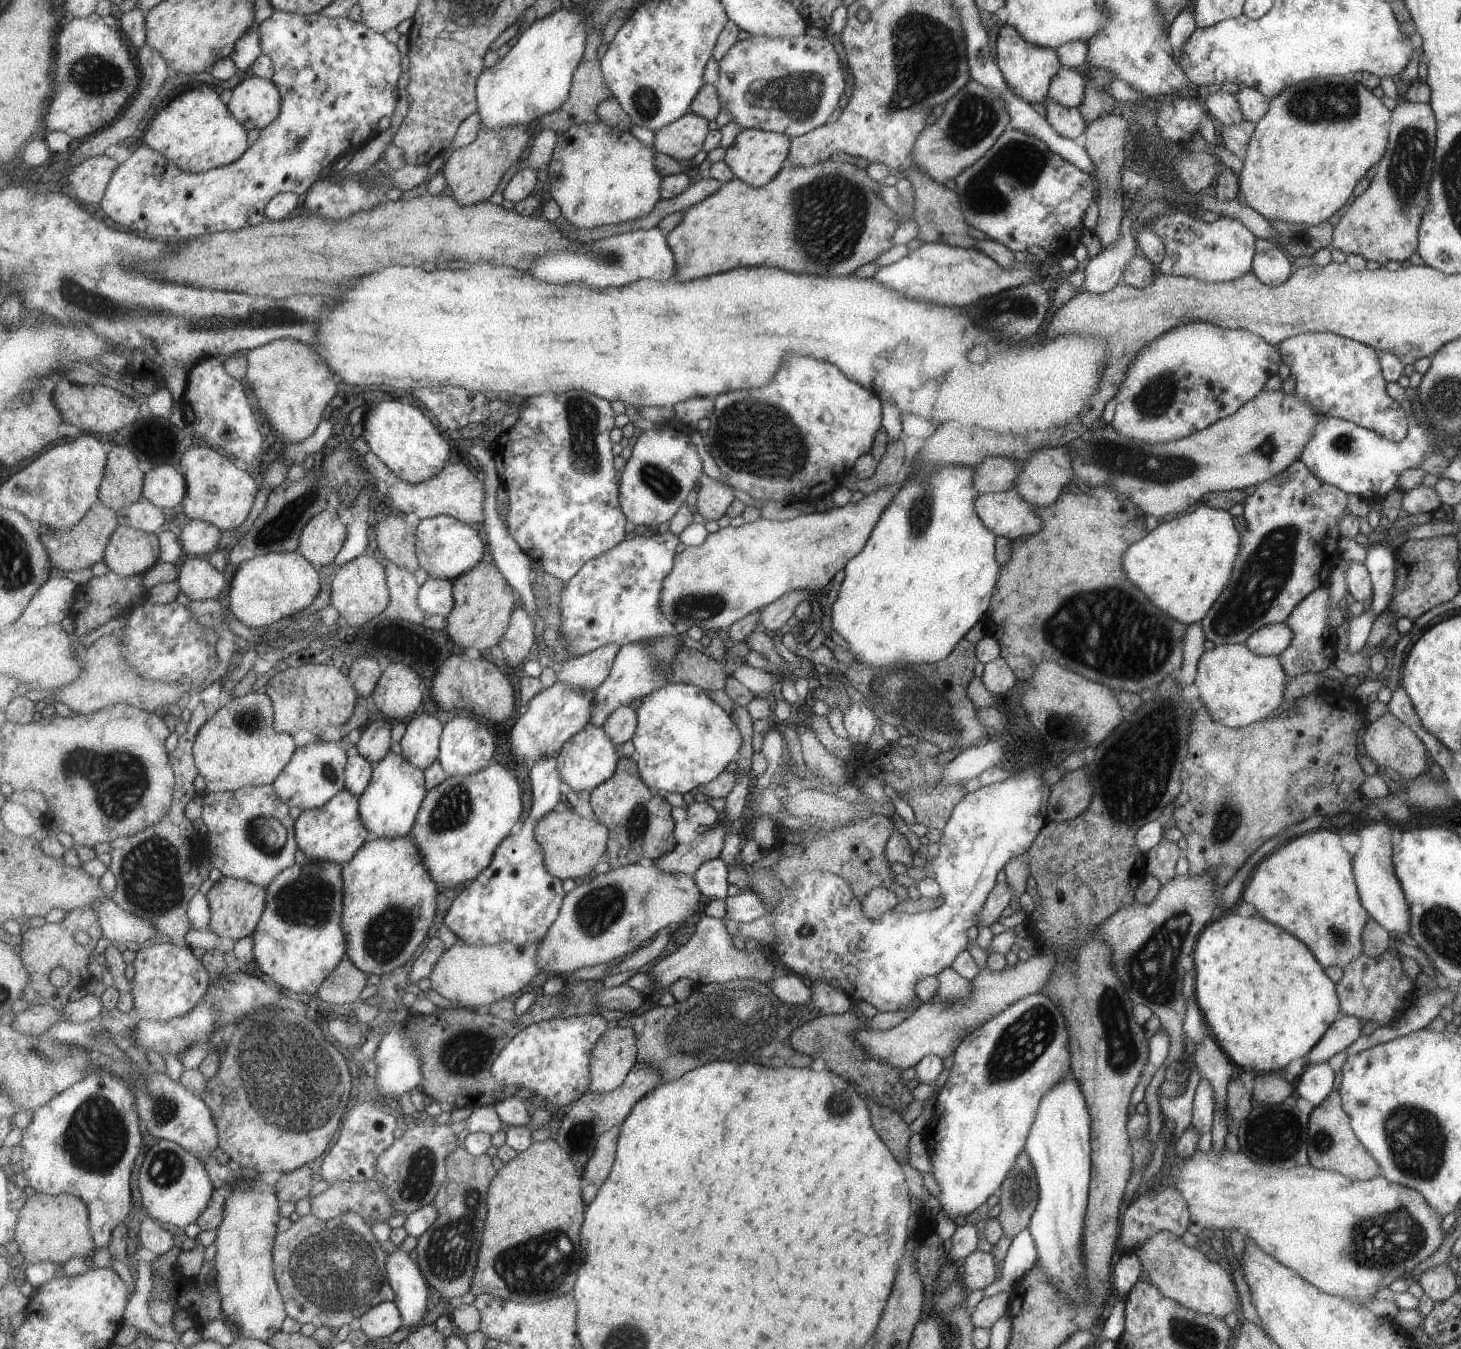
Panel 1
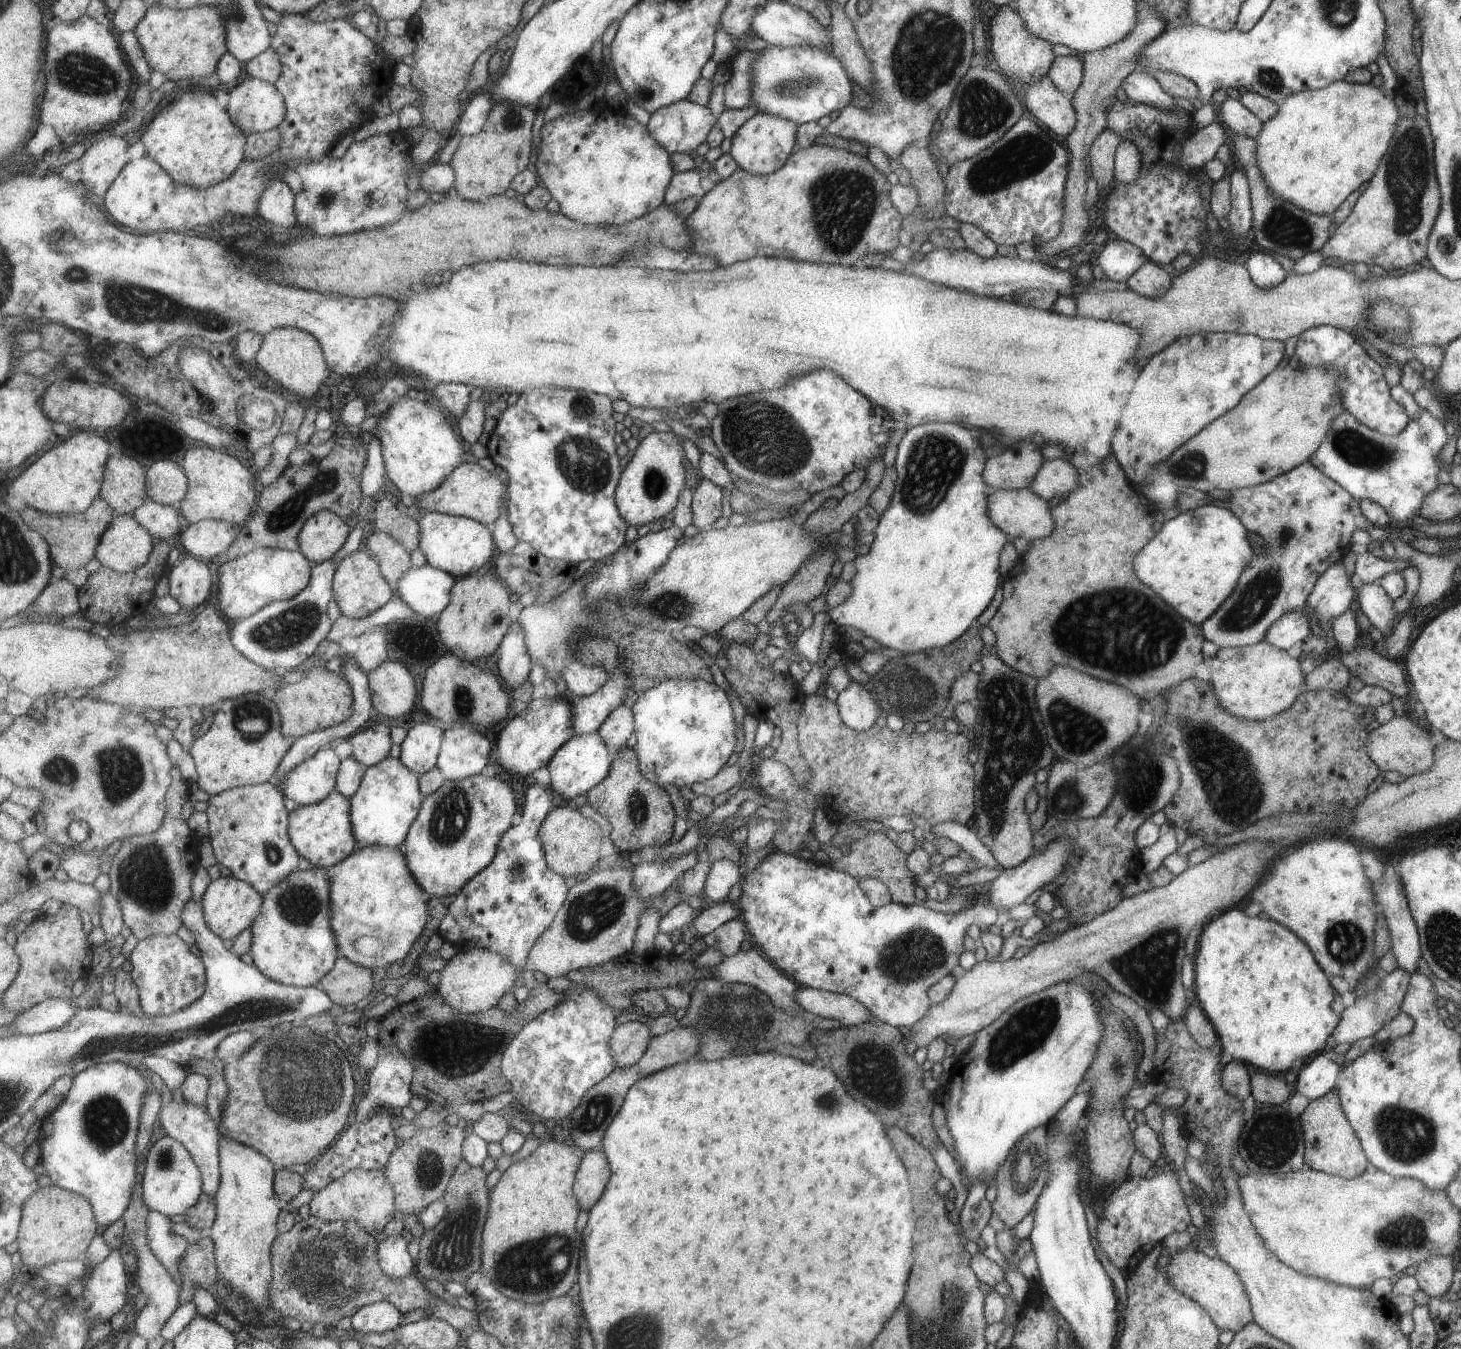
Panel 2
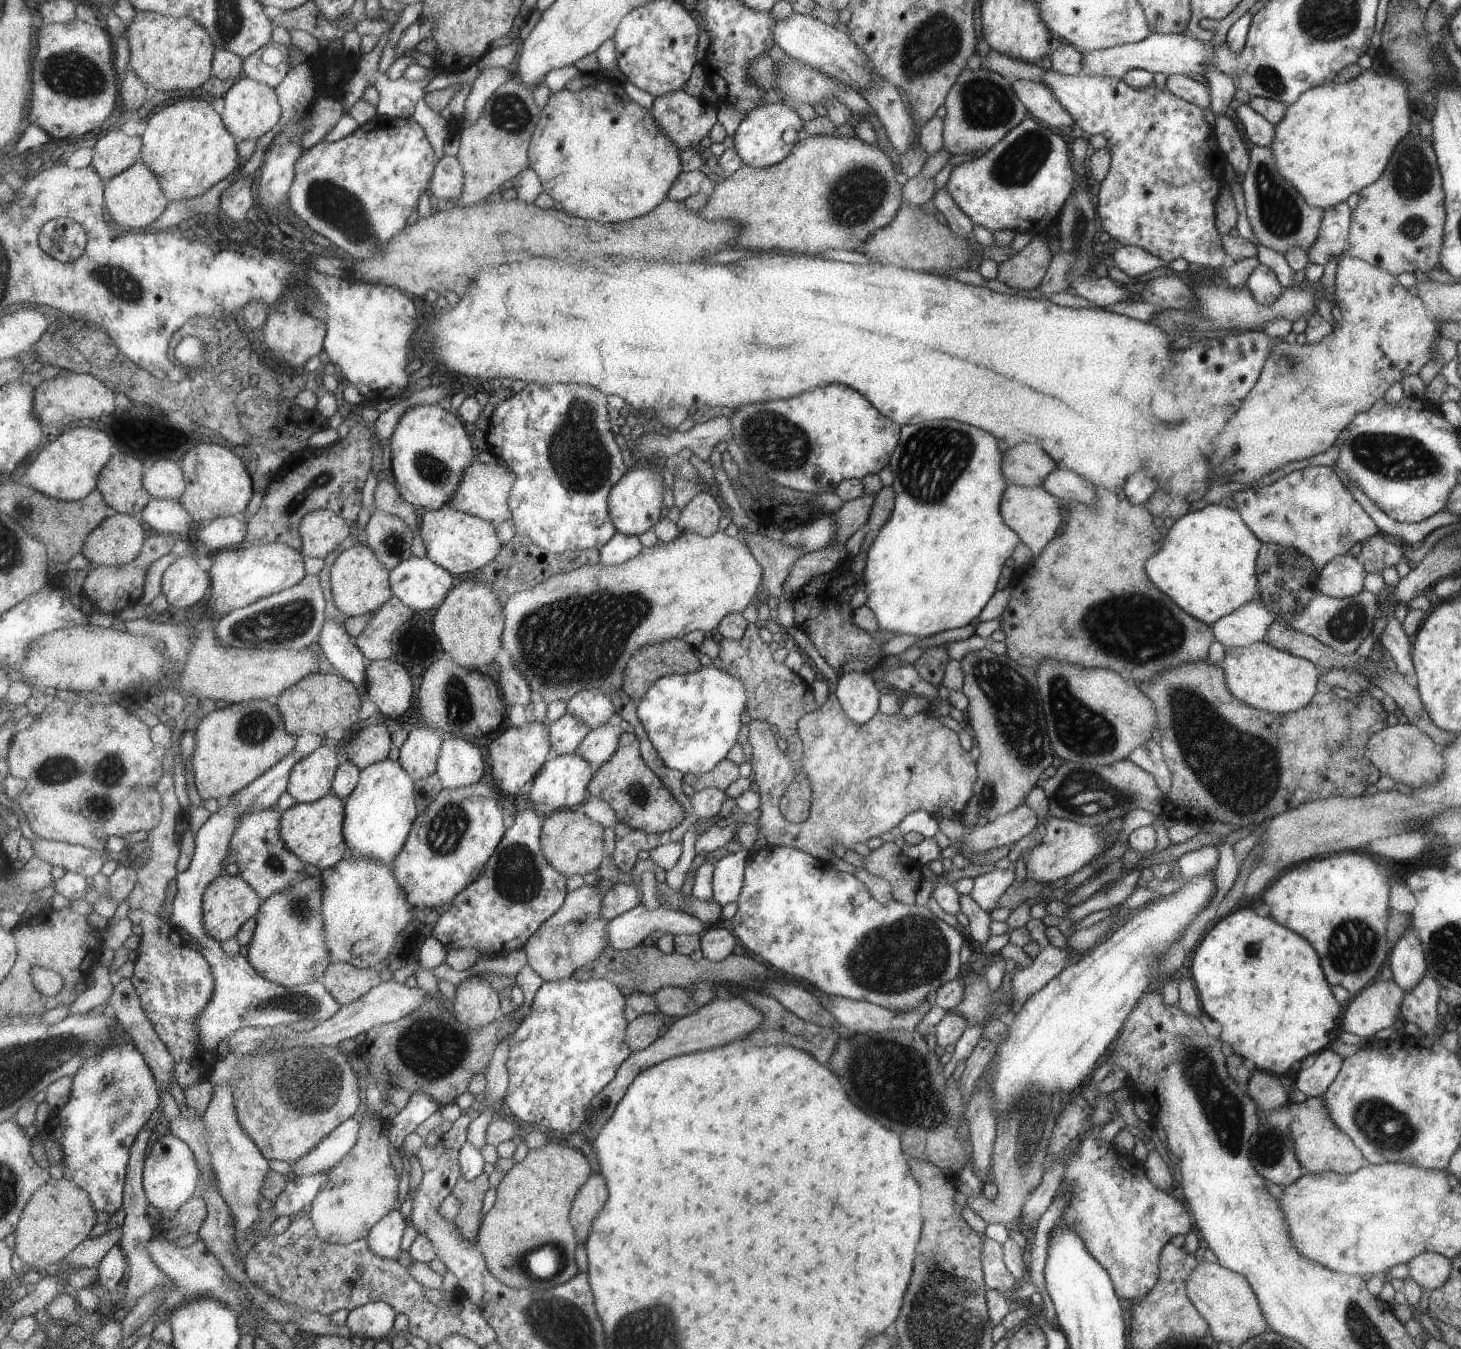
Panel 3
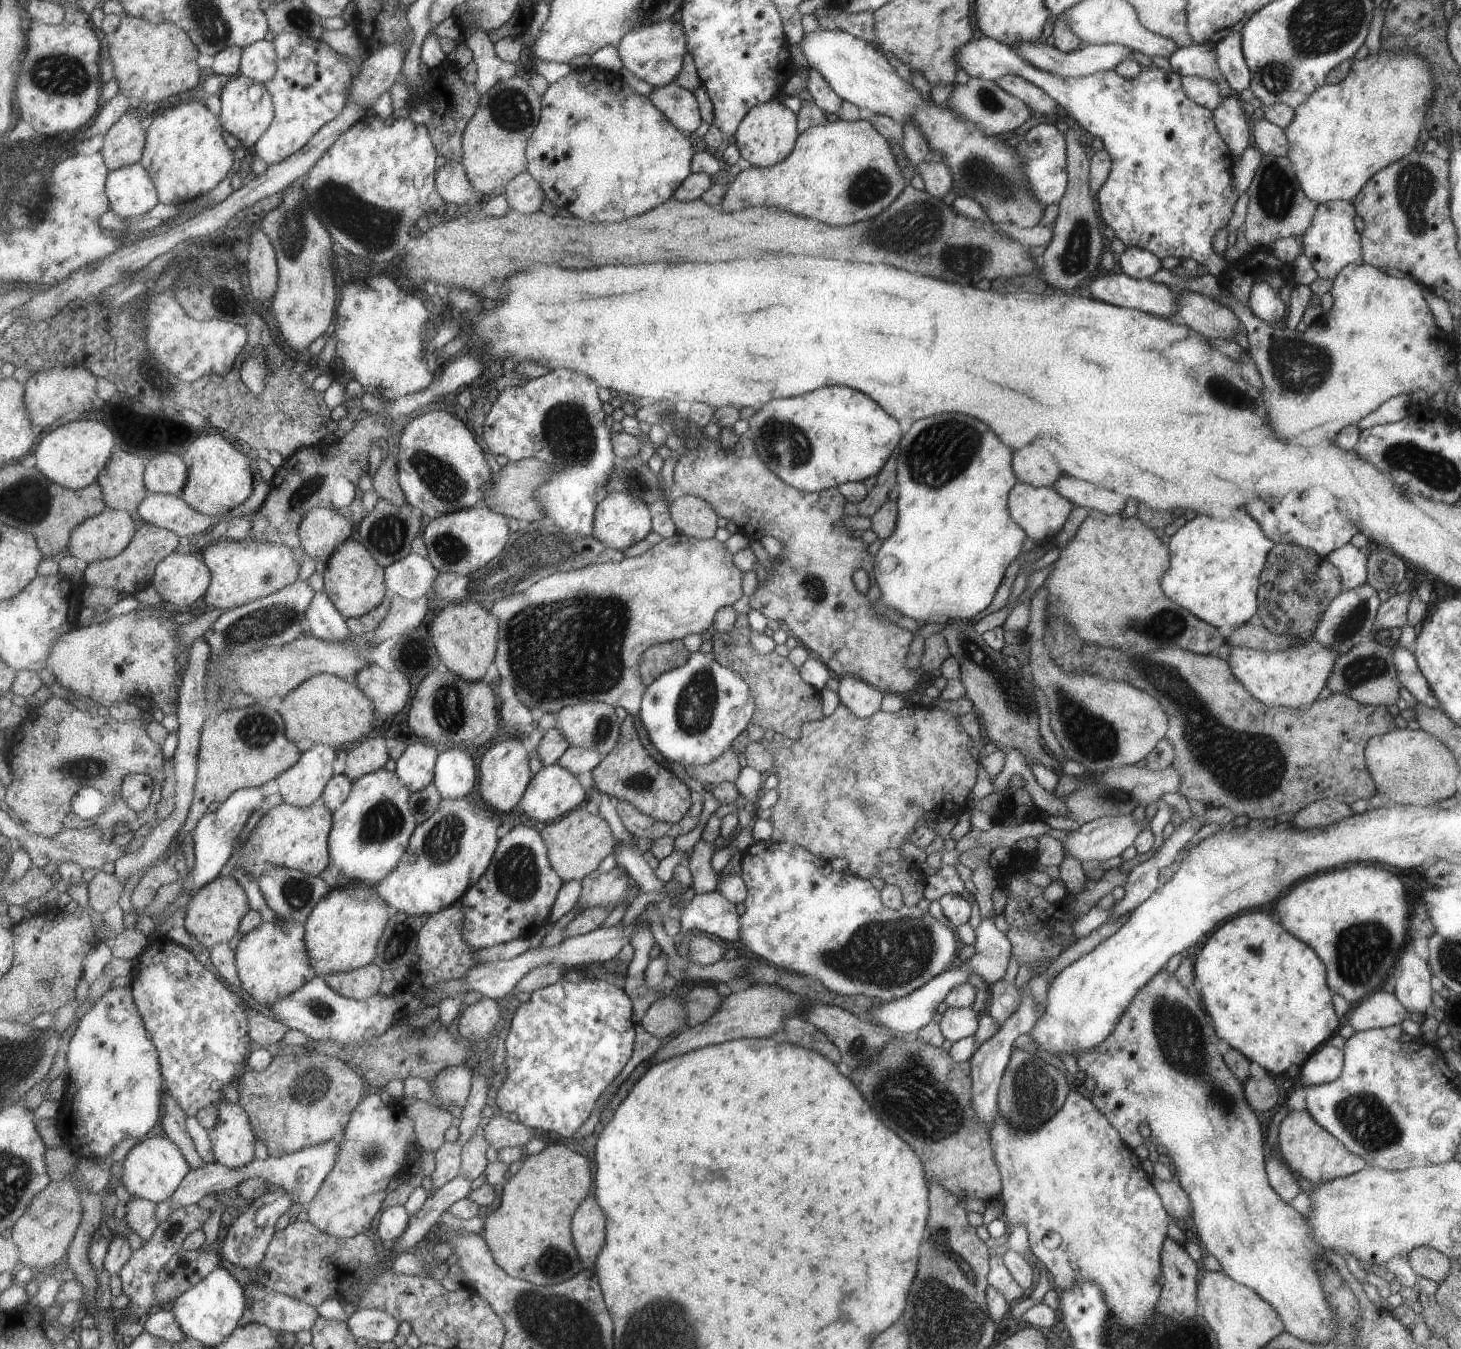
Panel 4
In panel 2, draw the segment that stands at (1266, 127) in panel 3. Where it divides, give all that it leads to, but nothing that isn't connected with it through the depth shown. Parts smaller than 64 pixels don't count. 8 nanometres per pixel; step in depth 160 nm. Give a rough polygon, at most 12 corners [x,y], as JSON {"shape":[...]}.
{"shape":[[1238,100],[1215,108],[1219,122],[1255,140],[1263,123]]}

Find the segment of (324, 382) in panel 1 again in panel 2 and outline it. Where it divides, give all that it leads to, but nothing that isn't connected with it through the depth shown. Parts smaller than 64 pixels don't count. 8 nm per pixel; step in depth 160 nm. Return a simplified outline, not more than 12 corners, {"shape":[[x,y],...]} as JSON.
{"shape":[[299,327],[269,331],[255,359],[307,402],[331,371],[321,341]]}

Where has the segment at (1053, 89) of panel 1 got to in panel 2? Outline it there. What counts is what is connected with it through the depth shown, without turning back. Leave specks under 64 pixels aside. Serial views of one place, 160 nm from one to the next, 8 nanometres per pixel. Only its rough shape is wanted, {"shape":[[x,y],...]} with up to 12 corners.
{"shape":[[1079,55],[1055,56],[1046,76],[1071,99],[1082,79]]}

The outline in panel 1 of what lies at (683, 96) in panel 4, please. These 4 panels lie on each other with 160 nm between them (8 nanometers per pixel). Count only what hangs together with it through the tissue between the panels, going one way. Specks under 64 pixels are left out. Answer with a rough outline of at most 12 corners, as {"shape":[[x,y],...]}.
{"shape":[[690,110],[655,132],[659,153],[693,160],[704,150],[709,121]]}

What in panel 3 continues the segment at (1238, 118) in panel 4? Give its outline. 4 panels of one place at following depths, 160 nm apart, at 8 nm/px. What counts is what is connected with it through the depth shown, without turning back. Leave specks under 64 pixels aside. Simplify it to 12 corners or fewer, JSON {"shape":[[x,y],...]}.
{"shape":[[1226,115],[1210,117],[1216,141],[1236,175],[1248,168],[1237,126]]}

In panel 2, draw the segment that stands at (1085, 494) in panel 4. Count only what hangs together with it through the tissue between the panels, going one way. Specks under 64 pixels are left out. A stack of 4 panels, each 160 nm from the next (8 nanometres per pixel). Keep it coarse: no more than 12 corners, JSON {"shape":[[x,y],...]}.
{"shape":[[1065,459],[1044,460],[1029,488],[1052,503],[1077,488]]}

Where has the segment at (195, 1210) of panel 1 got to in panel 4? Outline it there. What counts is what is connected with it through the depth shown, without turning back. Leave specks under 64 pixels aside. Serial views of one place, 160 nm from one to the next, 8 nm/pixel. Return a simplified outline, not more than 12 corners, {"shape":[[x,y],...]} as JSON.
{"shape":[[149,1138],[121,1158],[122,1185],[159,1204],[192,1172],[171,1138]]}

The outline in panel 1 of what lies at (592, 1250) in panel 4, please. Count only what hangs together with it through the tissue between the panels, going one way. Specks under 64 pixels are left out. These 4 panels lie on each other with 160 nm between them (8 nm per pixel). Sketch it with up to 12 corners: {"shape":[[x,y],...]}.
{"shape":[[621,1125],[601,1136],[581,1172],[600,1189],[616,1161]]}

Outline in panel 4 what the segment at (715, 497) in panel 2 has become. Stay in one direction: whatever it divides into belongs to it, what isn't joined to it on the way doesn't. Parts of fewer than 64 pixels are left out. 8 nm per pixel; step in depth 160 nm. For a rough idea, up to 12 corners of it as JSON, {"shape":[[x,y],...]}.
{"shape":[[684,494],[669,505],[678,533],[713,539],[719,514],[702,497]]}

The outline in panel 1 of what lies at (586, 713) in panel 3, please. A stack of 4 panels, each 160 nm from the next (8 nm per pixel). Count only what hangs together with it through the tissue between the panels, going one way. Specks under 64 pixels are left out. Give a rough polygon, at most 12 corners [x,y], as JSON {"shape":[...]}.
{"shape":[[623,646],[596,648],[578,659],[552,662],[557,680],[596,691]]}

